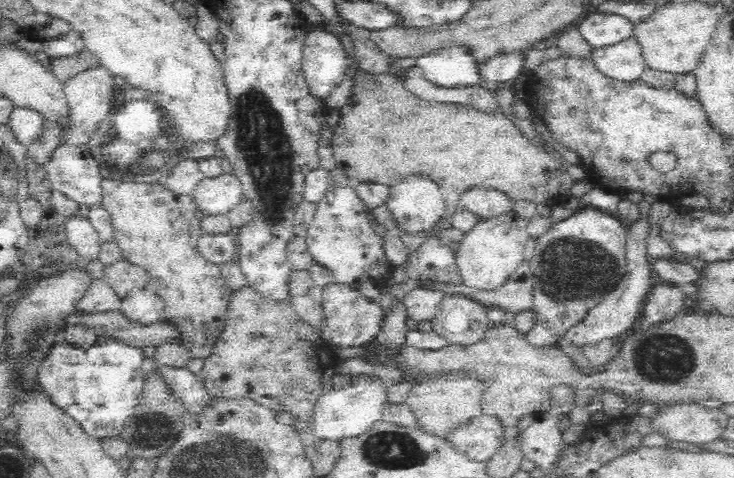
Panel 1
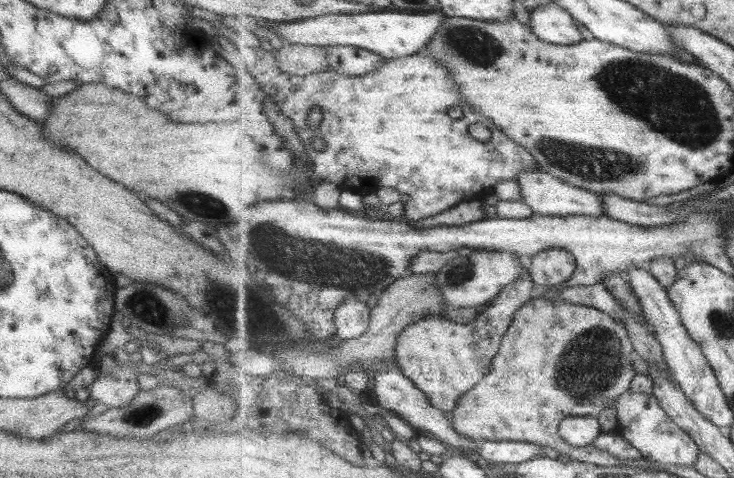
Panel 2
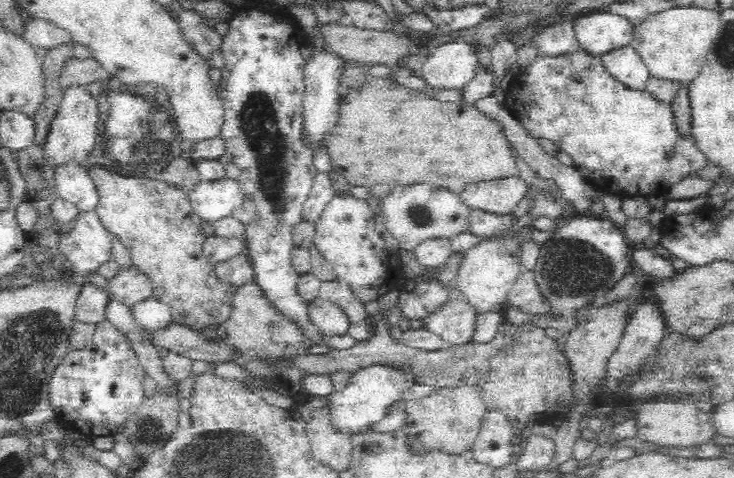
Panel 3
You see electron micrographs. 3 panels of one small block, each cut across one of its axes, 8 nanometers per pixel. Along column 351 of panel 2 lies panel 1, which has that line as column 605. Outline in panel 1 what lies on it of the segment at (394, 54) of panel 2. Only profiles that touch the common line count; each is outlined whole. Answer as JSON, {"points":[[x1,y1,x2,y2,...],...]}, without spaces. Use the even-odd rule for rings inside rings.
{"points":[[590,13,579,25,581,35,592,48,618,44,633,36,634,25,622,15]]}

